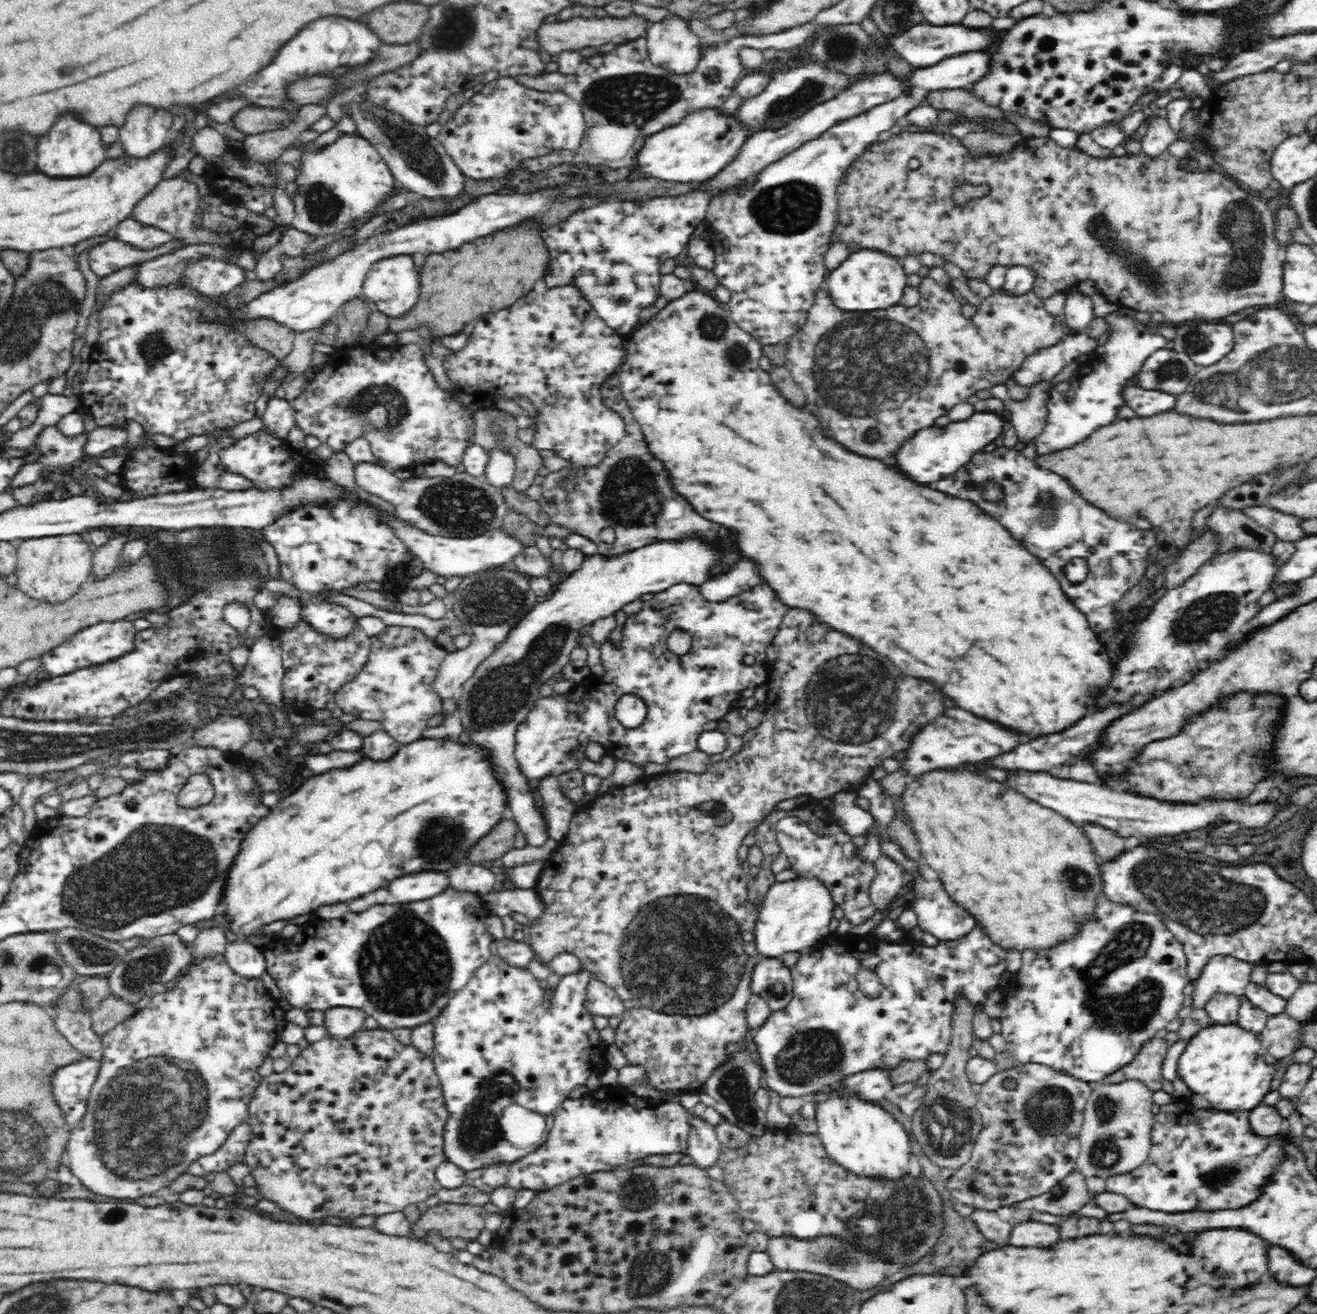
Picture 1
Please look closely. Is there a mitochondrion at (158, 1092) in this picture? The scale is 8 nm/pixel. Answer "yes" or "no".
yes

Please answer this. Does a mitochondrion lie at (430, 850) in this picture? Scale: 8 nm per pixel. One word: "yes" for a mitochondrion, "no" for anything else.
yes

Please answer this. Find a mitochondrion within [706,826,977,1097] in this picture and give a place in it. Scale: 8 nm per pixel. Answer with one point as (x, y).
(809, 1054)

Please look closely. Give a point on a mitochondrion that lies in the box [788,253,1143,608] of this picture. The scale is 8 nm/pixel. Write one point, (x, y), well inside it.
(876, 363)

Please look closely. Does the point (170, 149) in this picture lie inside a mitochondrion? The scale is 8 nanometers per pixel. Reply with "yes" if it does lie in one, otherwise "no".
no

